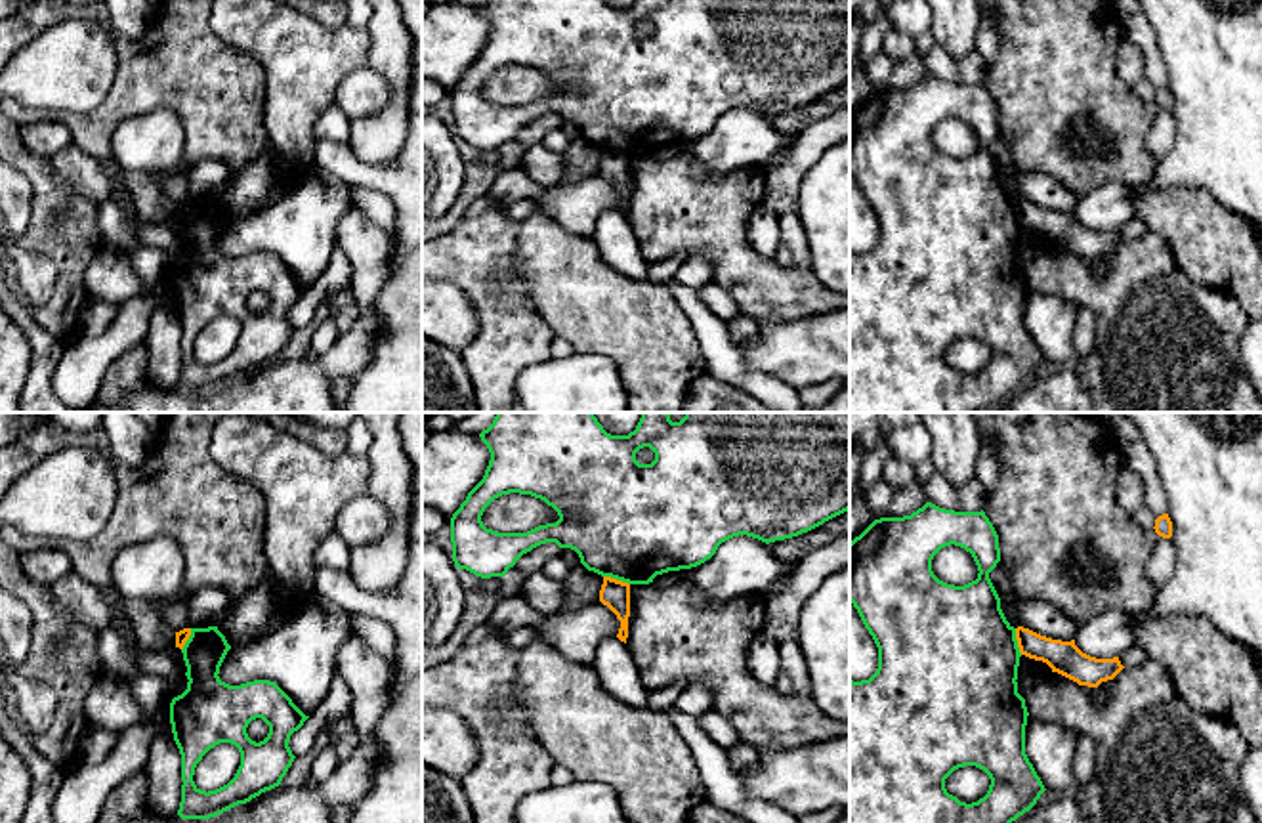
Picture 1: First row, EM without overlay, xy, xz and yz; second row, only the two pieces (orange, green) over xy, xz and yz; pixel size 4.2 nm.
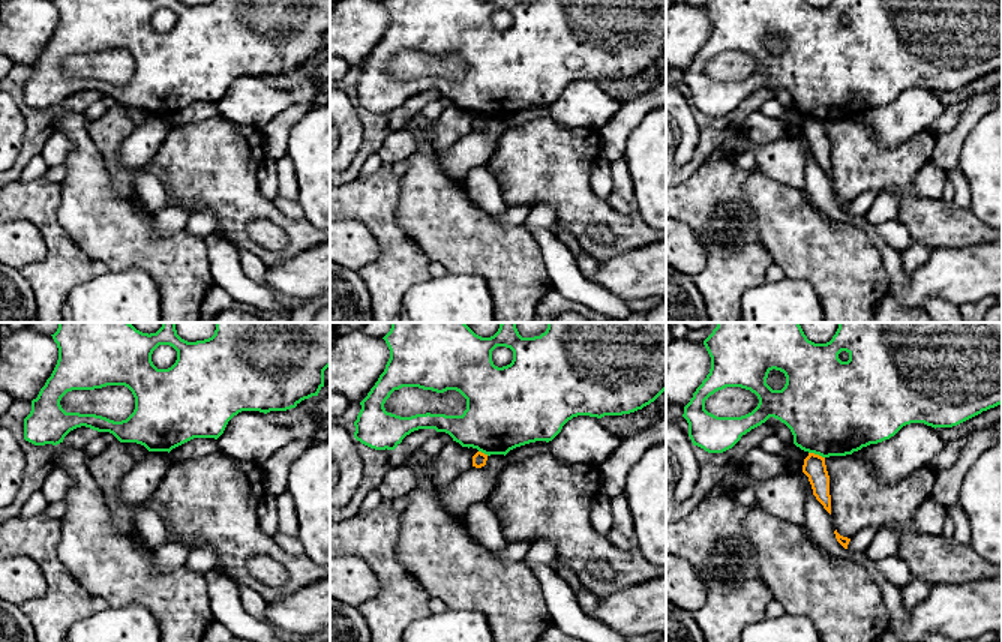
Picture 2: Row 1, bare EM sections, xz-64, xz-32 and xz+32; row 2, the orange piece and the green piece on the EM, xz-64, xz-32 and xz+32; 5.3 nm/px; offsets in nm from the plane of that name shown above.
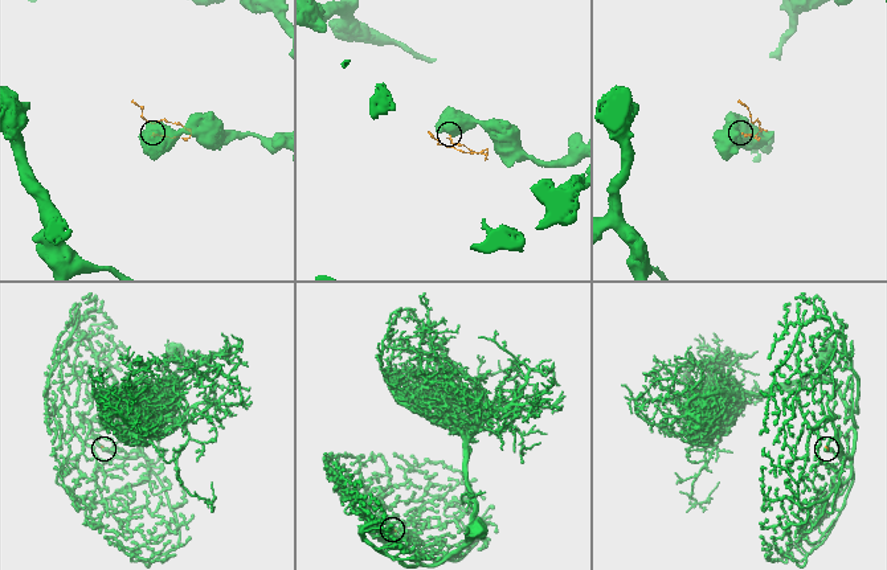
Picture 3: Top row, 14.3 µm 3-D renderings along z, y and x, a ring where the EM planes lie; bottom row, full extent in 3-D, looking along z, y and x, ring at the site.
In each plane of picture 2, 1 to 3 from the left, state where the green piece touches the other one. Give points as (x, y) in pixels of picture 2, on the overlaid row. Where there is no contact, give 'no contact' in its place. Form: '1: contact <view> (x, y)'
1: no contact
2: contact xz-32 (483, 453)
3: contact xz+32 (816, 455)

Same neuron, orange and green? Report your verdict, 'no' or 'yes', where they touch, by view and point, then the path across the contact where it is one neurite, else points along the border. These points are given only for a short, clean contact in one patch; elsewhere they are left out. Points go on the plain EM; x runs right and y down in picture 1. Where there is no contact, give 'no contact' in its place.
no; meets orange in xz at (615, 151); border along xz (604, 147), (629, 157)

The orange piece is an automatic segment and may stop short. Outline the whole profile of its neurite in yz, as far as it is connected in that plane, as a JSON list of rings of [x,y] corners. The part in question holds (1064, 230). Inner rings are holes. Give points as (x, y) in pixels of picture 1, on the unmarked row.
[[[1023,199],[1016,200],[1016,212],[1021,227],[1046,235],[1052,244],[1079,258],[1098,260],[1102,254],[1113,252],[1125,241],[1119,229],[1096,231],[1083,225],[1075,218],[1075,212],[1052,212]]]

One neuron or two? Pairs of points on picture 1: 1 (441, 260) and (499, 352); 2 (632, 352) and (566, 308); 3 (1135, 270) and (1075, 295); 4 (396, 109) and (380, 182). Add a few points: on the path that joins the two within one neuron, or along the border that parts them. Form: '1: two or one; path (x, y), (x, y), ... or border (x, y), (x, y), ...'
1: one; path (466, 279), (493, 306), (499, 327)
2: one; path (615, 335), (588, 308), (583, 308)
3: one; path (1119, 285), (1112, 293), (1091, 293)
4: two; border (346, 140), (371, 163), (390, 163), (401, 151)

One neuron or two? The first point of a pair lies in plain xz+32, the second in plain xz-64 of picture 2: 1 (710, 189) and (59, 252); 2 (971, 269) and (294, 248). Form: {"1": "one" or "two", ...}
{"1": "one", "2": "two"}

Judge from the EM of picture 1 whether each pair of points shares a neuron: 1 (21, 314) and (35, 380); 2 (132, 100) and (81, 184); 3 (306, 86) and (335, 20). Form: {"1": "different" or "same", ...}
{"1": "same", "2": "different", "3": "different"}

